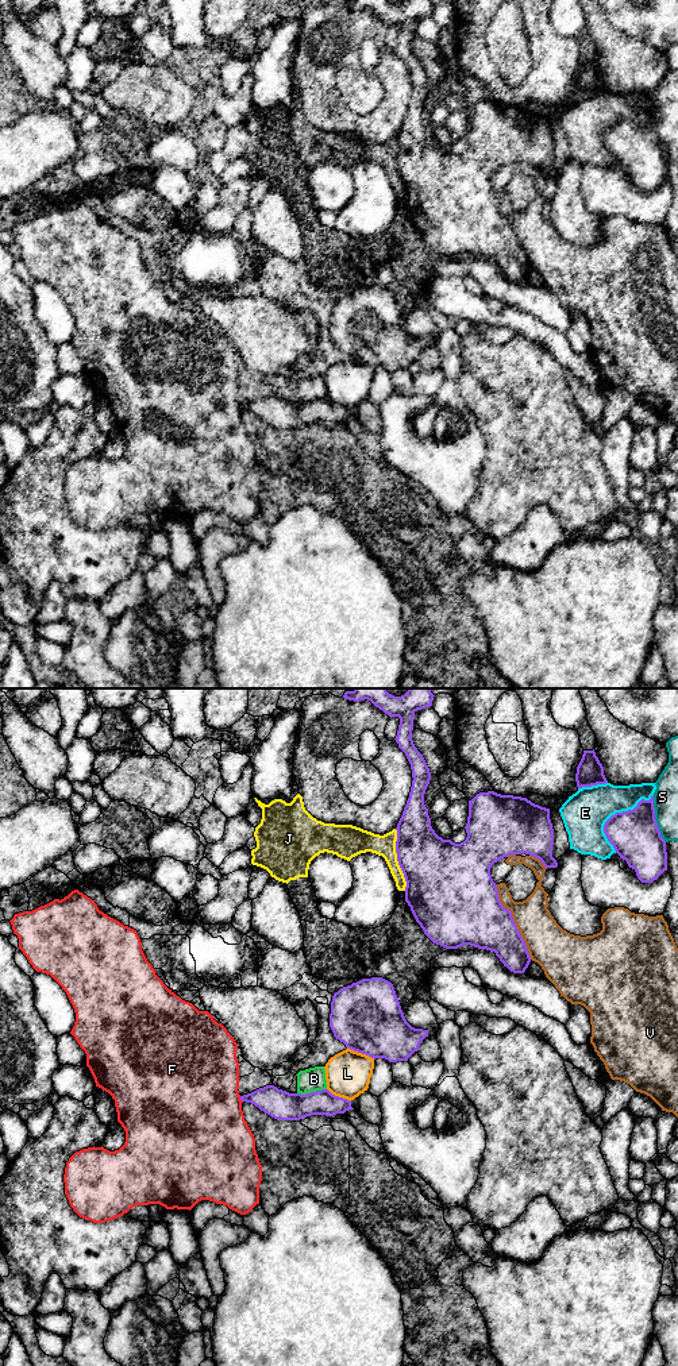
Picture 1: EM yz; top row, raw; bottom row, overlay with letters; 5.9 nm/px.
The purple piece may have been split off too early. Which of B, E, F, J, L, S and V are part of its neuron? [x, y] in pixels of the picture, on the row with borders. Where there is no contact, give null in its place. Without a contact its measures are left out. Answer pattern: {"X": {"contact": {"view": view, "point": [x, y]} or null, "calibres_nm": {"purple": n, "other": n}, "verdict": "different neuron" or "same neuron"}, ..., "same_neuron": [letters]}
{"B": {"contact": {"view": "yz", "point": [311, 1092]}, "calibres_nm": {"purple": 180, "other": 140}, "verdict": "different neuron"}, "E": {"contact": {"view": "yz", "point": [616, 813]}, "calibres_nm": {"purple": 300, "other": 260}, "verdict": "different neuron"}, "F": {"contact": {"view": "yz", "point": [241, 1099]}, "calibres_nm": {"purple": 180, "other": 500}, "verdict": "different neuron"}, "J": {"contact": {"view": "yz", "point": [397, 860]}, "calibres_nm": {"purple": 380, "other": 140}, "verdict": "different neuron"}, "L": {"contact": {"view": "yz", "point": [361, 1052]}, "calibres_nm": {"purple": 420, "other": 260}, "verdict": "different neuron"}, "S": {"contact": {"view": "yz", "point": [654, 818]}, "calibres_nm": {"purple": 300, "other": 140}, "verdict": "different neuron"}, "V": {"contact": {"view": "yz", "point": [513, 922]}, "calibres_nm": {"purple": 360, "other": 260}, "verdict": "different neuron"}, "same_neuron": []}

